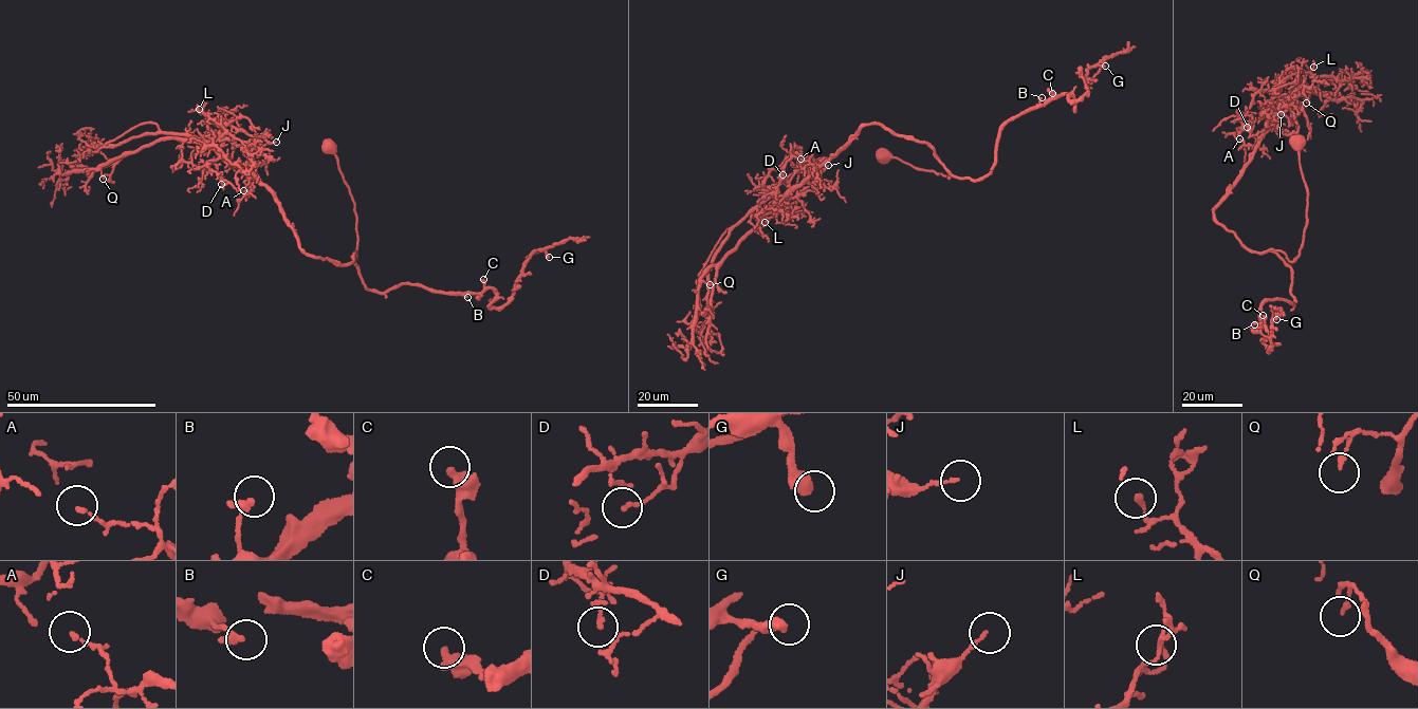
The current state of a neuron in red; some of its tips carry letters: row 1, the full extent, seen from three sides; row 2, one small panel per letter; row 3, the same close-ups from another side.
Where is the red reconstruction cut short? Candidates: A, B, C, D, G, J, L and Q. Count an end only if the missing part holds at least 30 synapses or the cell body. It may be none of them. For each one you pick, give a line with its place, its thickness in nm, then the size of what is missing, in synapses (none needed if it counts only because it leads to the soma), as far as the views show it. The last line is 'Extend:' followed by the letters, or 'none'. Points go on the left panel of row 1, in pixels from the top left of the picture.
Extend: none

